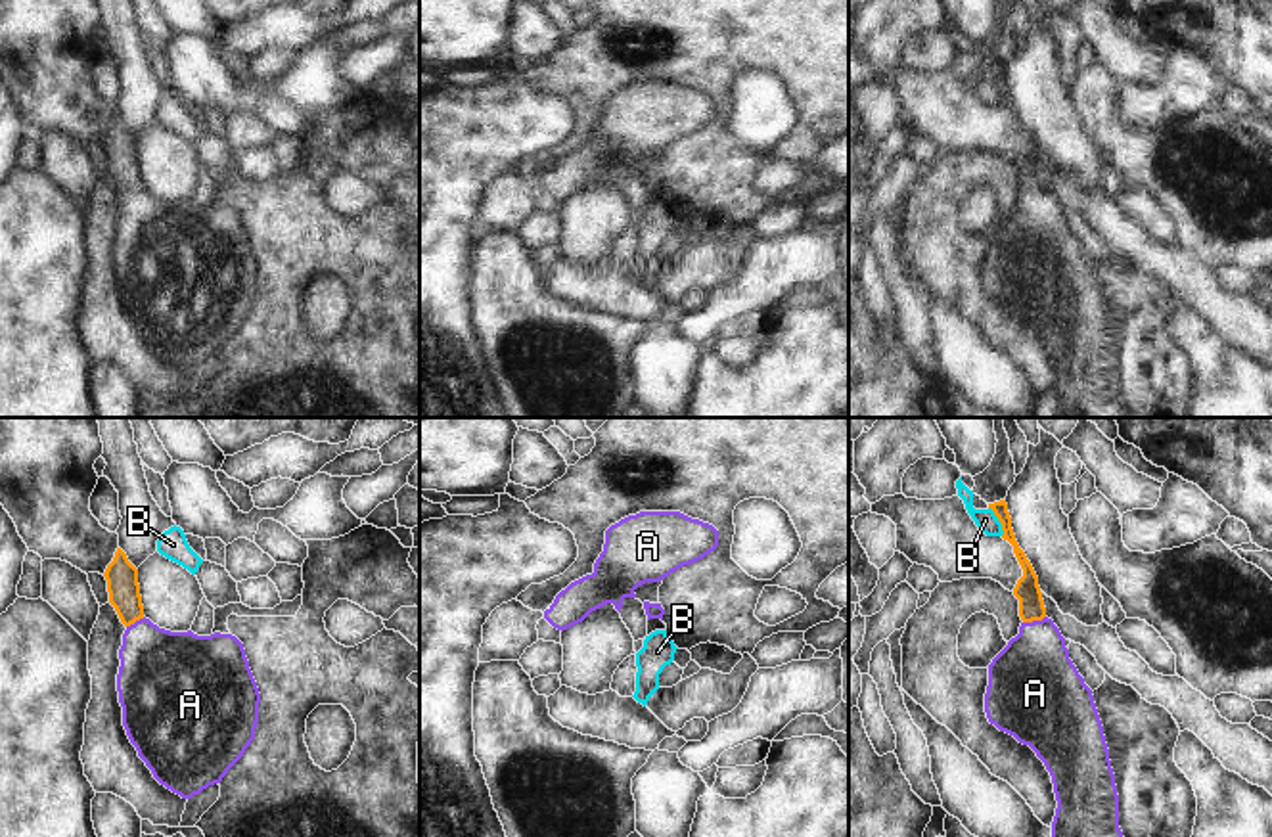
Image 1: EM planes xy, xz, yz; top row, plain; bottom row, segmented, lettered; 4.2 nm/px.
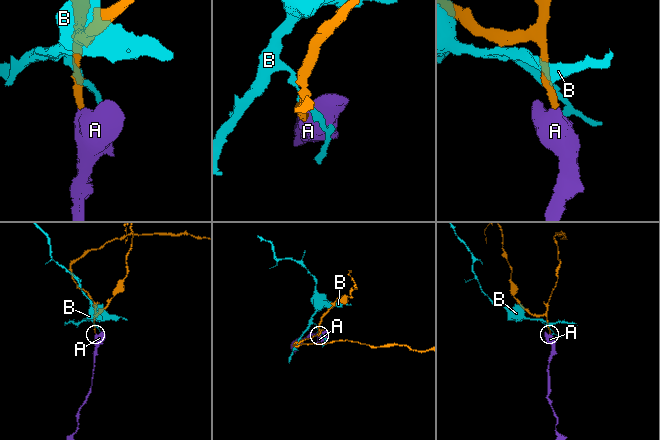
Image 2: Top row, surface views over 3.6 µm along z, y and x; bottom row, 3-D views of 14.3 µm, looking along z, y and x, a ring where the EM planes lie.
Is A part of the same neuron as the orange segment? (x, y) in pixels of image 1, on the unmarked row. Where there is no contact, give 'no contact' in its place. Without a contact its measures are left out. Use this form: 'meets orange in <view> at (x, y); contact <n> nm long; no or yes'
meets orange in yz at (1033, 190); contact 100 nm long; yes

